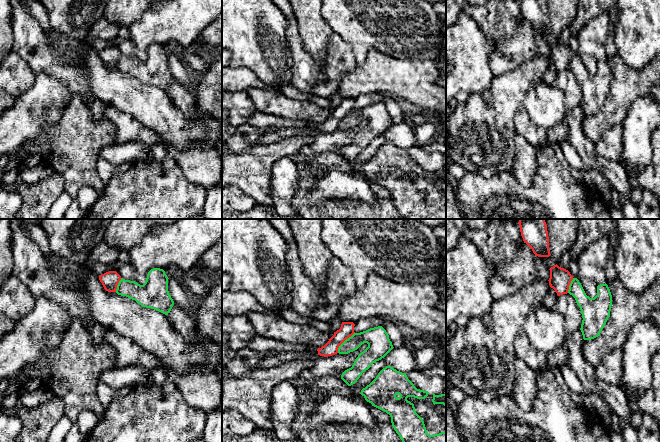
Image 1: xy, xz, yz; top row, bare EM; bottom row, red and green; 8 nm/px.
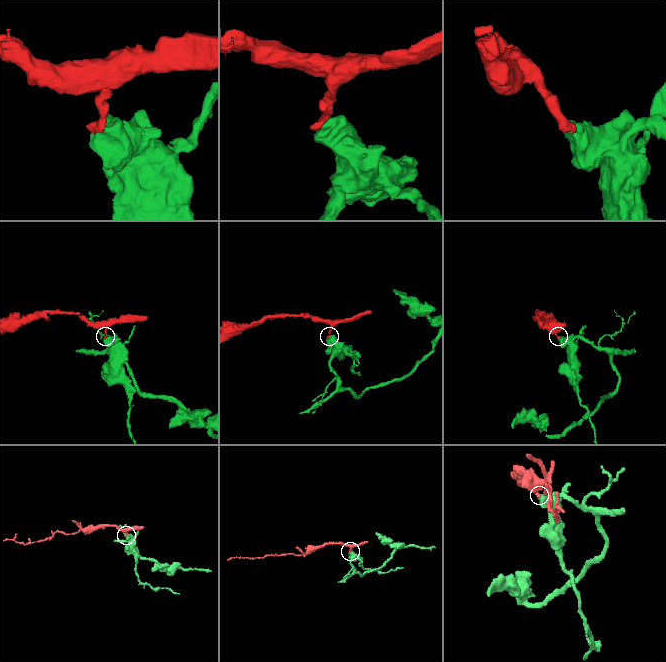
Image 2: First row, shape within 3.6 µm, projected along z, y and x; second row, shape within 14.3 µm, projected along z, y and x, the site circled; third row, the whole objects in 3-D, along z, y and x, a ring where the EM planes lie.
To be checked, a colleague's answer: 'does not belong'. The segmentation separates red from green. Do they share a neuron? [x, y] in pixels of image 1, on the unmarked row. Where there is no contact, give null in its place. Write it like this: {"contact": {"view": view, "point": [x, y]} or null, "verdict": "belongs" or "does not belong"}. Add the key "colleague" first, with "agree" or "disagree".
{"colleague": "agree", "contact": {"view": "xz", "point": [343, 117]}, "verdict": "does not belong"}

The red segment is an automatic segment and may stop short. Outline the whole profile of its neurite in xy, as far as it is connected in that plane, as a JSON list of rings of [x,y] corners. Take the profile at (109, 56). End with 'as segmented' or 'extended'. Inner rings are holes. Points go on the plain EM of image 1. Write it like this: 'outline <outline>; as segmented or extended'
outline [[[109,47],[99,52],[104,65],[108,68],[116,68],[121,52],[116,47]]]; as segmented

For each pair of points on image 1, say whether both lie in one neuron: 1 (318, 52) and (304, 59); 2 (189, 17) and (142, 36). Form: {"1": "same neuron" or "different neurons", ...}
{"1": "different neurons", "2": "same neuron"}

